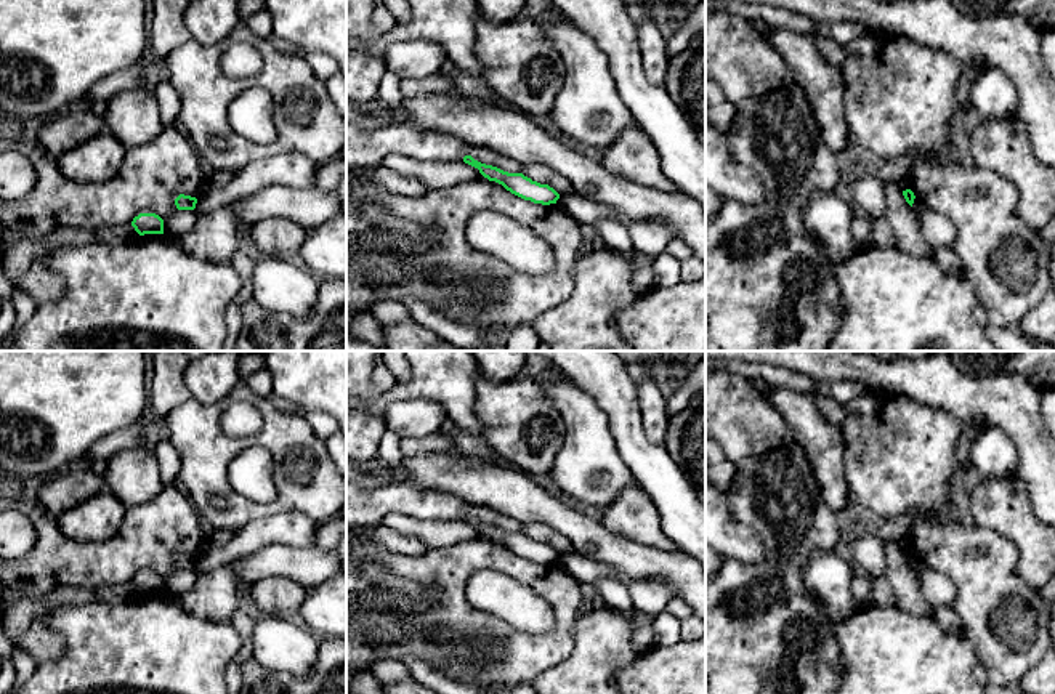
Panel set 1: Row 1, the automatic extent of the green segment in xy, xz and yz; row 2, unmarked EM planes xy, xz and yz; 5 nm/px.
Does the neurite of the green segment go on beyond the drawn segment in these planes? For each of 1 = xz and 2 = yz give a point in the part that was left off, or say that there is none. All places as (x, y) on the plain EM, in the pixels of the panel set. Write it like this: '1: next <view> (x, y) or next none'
1: next none
2: next none

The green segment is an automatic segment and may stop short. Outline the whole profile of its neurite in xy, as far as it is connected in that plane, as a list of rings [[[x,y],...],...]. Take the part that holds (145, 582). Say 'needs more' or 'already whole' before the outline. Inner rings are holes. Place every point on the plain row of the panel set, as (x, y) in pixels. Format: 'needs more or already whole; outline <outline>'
already whole; outline [[[139,572],[133,577],[131,585],[139,595],[164,593],[164,579],[156,572]]]

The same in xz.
already whole; outline [[[465,514],[463,521],[478,527],[479,532],[489,540],[495,540],[502,543],[511,553],[531,559],[534,563],[550,564],[556,563],[560,553],[550,547],[548,543],[540,543],[524,535],[523,532],[508,532],[497,526],[481,523],[475,519],[471,514]]]

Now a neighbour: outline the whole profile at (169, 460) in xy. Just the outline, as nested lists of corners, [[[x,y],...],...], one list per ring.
[[[162,422],[160,436],[157,439],[154,454],[160,468],[160,479],[164,487],[176,486],[178,474],[181,470],[181,458],[170,442],[170,431],[167,425],[164,425]]]

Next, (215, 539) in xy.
[[[213,531],[207,537],[207,550],[215,550],[229,542],[237,531]]]

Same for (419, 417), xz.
[[[401,399],[386,407],[383,425],[401,438],[438,433],[447,420],[446,409],[435,399]]]

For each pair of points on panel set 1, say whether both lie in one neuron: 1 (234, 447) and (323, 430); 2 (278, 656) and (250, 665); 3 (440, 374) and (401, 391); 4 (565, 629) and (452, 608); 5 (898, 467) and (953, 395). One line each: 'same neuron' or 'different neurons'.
1: different neurons
2: different neurons
3: same neuron
4: same neuron
5: different neurons

